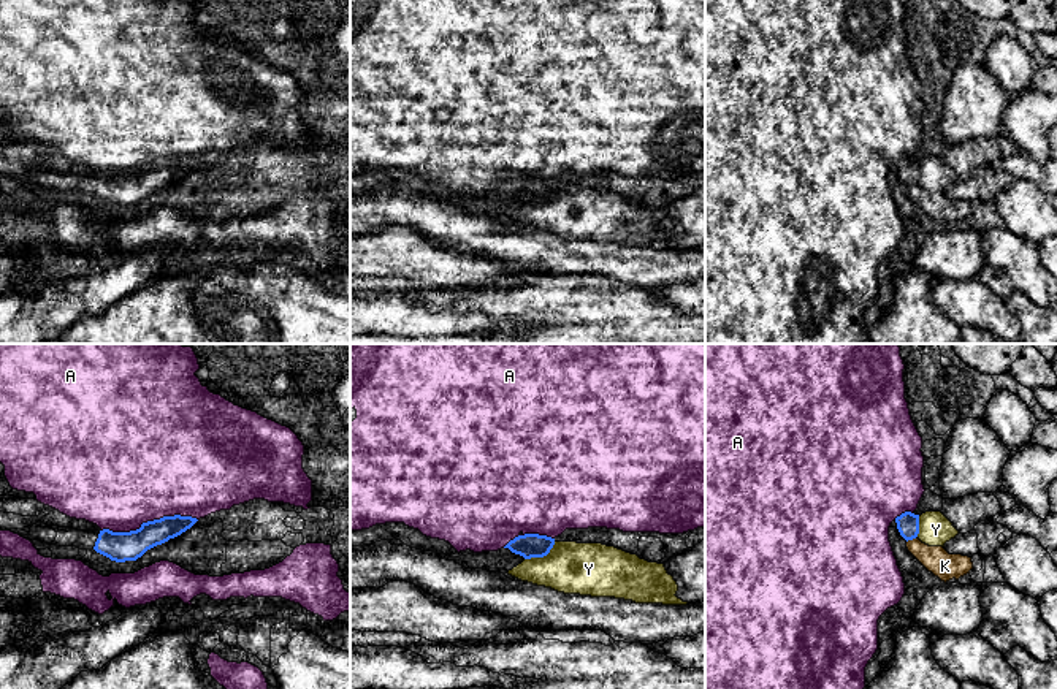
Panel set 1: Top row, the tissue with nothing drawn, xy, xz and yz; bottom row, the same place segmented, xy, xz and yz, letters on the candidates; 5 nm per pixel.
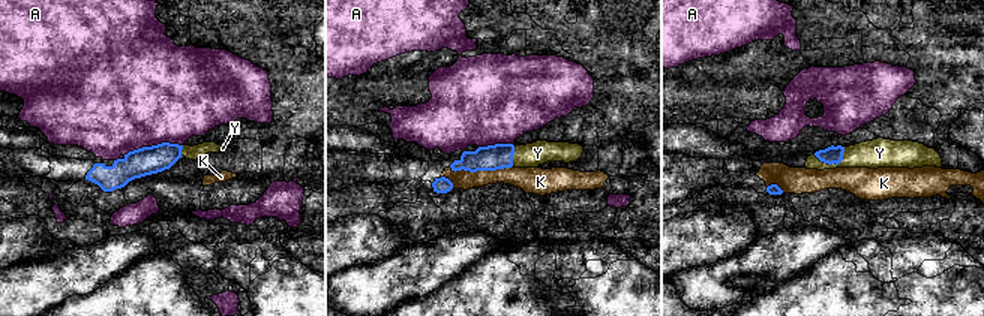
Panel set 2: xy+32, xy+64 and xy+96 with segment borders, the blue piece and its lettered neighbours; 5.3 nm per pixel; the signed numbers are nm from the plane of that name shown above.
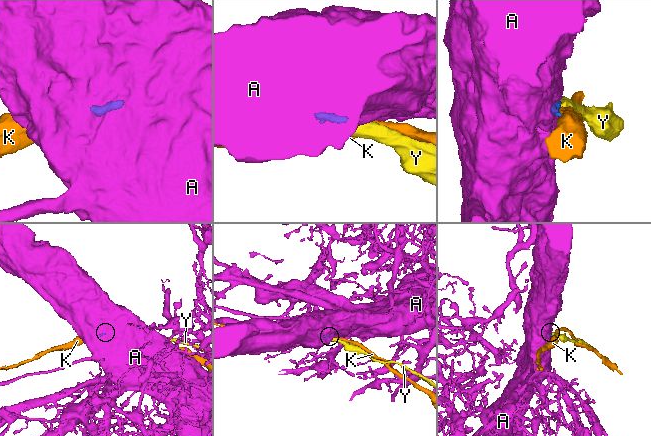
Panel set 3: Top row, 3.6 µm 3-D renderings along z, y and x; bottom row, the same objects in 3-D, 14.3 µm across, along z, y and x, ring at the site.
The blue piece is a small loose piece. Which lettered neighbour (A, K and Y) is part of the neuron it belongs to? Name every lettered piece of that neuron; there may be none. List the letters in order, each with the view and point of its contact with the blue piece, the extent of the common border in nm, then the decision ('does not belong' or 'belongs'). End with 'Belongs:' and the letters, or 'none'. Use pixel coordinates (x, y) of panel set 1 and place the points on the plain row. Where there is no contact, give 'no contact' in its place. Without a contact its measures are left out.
A: xy (149, 167) | 500 nm | does not belong
K: yz (911, 184) | 70 nm | does not belong
Y: xz (541, 201) | 180 nm | belongs
Belongs: Y

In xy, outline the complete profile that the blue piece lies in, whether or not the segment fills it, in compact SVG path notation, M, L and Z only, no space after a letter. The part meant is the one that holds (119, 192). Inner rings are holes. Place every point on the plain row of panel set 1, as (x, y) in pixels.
M174 160L143 168L139 174L130 177L103 174L93 195L116 207L136 206L147 195L181 181L197 166L192 162Z

